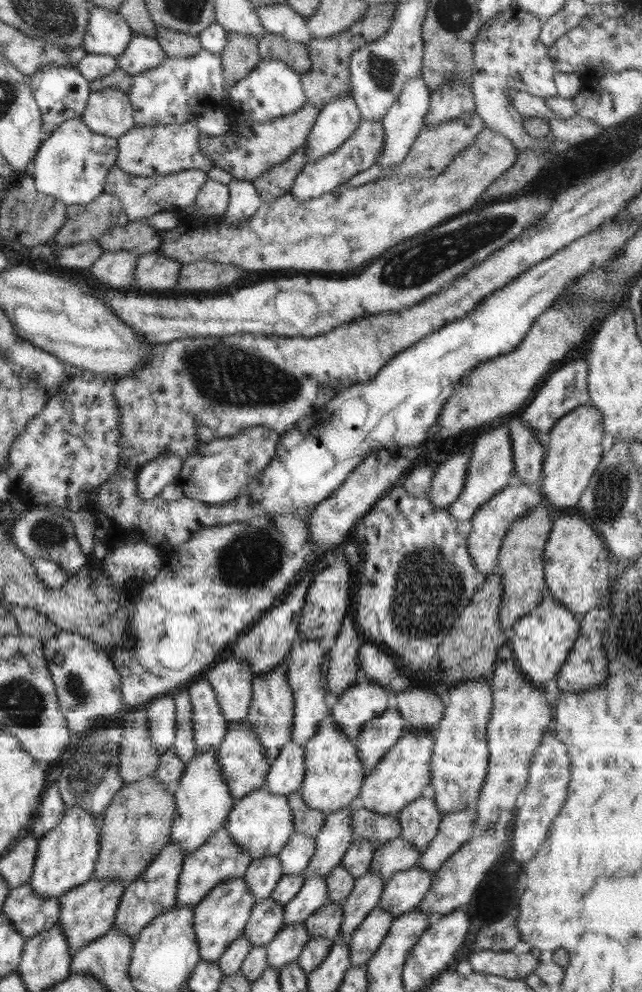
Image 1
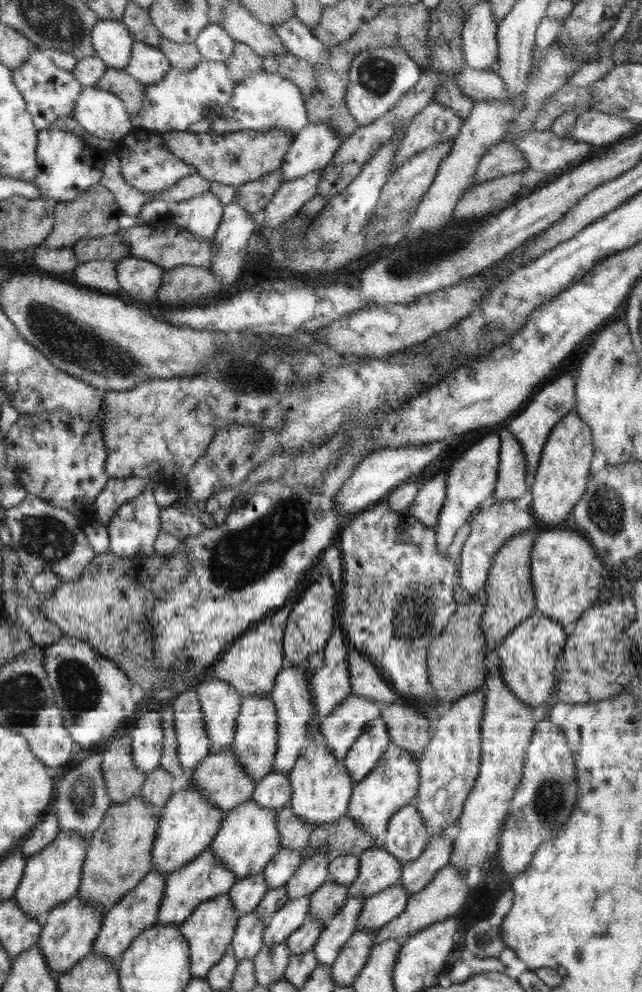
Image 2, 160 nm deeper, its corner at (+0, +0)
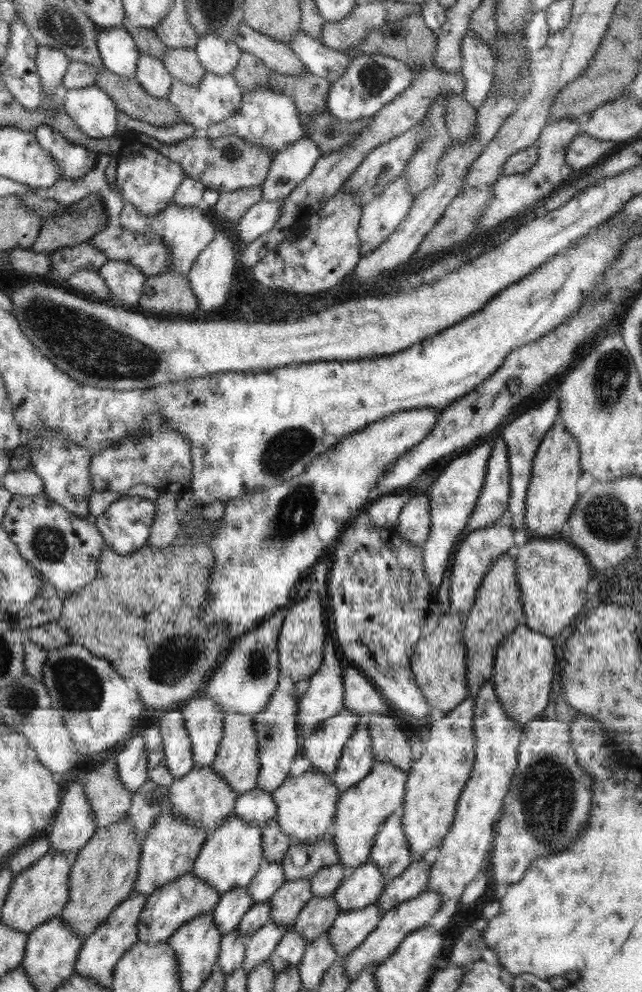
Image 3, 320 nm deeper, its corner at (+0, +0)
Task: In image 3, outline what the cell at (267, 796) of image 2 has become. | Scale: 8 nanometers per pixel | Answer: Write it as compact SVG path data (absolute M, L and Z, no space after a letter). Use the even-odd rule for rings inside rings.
M256 786L253 790L238 796L233 814L250 826L264 828L274 820L276 811L277 806L272 799L272 793L266 793Z

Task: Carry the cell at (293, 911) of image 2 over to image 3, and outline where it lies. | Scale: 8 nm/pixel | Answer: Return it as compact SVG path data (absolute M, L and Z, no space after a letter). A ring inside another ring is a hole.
M268 919L268 922L250 936L245 944L245 957L241 968L248 973L268 959L285 934L283 926L274 924L272 919Z

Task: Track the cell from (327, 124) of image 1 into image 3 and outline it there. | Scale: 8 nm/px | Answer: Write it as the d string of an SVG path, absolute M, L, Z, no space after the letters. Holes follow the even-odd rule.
M310 137L299 138L279 152L262 184L262 201L280 201L306 180L322 158L319 146Z

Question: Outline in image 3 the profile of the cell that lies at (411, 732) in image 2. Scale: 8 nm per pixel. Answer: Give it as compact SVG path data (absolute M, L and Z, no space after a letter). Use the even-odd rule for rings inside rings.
M372 714L366 716L368 726L370 726L370 738L373 750L373 755L378 762L389 762L398 768L401 768L404 772L408 772L412 766L410 760L411 748L406 737L406 723L402 724L400 720L392 718L389 715Z

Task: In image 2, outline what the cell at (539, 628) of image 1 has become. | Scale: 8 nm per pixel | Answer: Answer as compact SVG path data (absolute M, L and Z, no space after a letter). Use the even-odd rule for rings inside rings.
M536 610L530 618L515 626L497 649L502 679L506 682L506 686L514 696L518 697L518 700L538 712L543 709L555 687L555 665L568 640L564 629L566 630L566 627L559 621L548 618Z

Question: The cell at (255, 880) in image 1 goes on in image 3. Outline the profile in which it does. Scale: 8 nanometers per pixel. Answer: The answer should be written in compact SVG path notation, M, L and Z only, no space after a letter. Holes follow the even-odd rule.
M247 886L235 888L222 894L218 904L211 912L218 931L222 935L226 935L236 930L244 914L254 904Z

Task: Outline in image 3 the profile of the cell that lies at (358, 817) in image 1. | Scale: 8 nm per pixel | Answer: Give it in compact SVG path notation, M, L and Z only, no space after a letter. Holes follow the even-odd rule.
M329 834L321 838L315 838L309 842L298 842L292 840L290 843L286 856L281 860L282 868L284 869L284 876L286 880L303 878L312 878L319 869L332 866L339 862L339 856L336 850L336 843L333 836Z

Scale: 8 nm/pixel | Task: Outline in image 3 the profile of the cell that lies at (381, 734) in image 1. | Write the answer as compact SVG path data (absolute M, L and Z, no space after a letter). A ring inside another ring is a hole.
M358 720L358 726L346 742L341 757L338 759L336 770L333 772L334 785L338 793L344 793L360 782L374 766L370 726L367 720Z

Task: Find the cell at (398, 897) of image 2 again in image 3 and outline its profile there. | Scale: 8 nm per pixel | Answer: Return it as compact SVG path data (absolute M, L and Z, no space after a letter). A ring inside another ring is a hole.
M377 904L340 912L328 931L328 939L334 950L339 955L352 952L377 928L383 914L383 910Z

